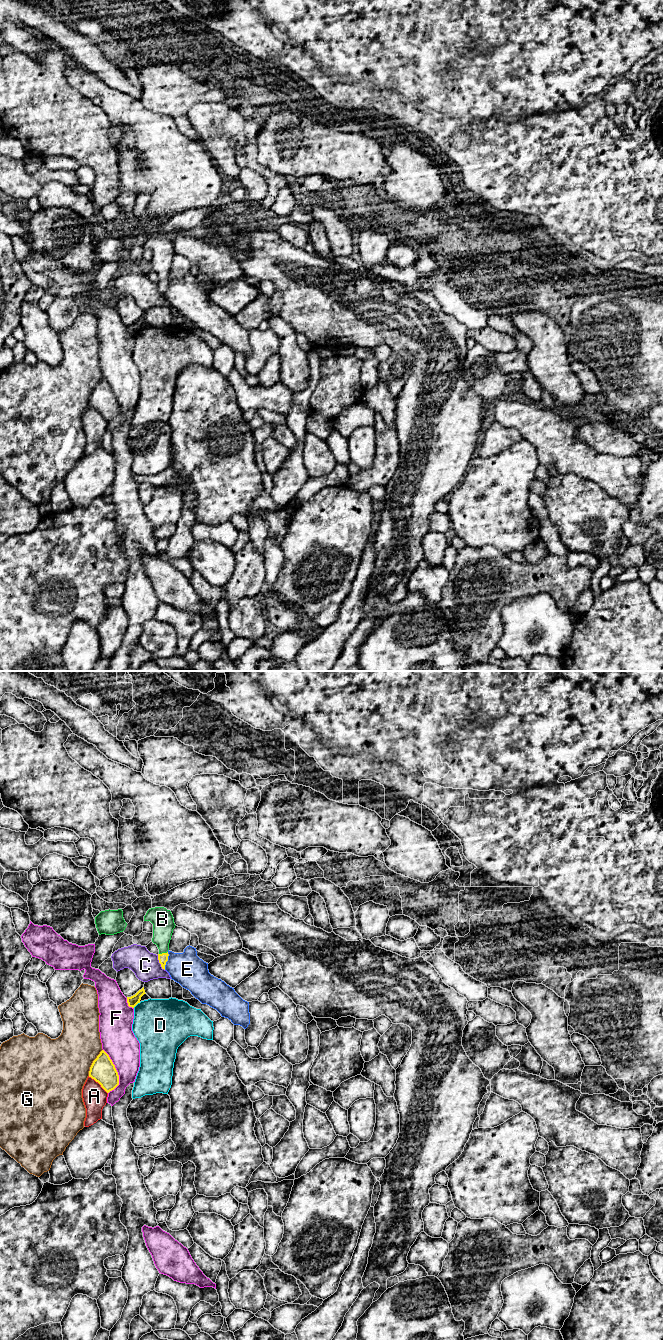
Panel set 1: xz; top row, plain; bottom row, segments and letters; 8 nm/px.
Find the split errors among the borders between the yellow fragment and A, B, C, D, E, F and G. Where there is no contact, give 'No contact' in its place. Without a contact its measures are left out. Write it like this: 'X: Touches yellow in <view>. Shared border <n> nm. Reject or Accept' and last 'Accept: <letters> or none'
A: Touches yellow in xz. Shared border 220 nm. Reject
B: Touches yellow in xz. Shared border 80 nm. Accept
C: Touches yellow in xz. Shared border 140 nm. Reject
D: Touches yellow in xz. Shared border 80 nm. Reject
E: Touches yellow in xz. Shared border 150 nm. Reject
F: Touches yellow in xz. Shared border 360 nm. Reject
G: Touches yellow in xz. Shared border 240 nm. Reject
Accept: B

